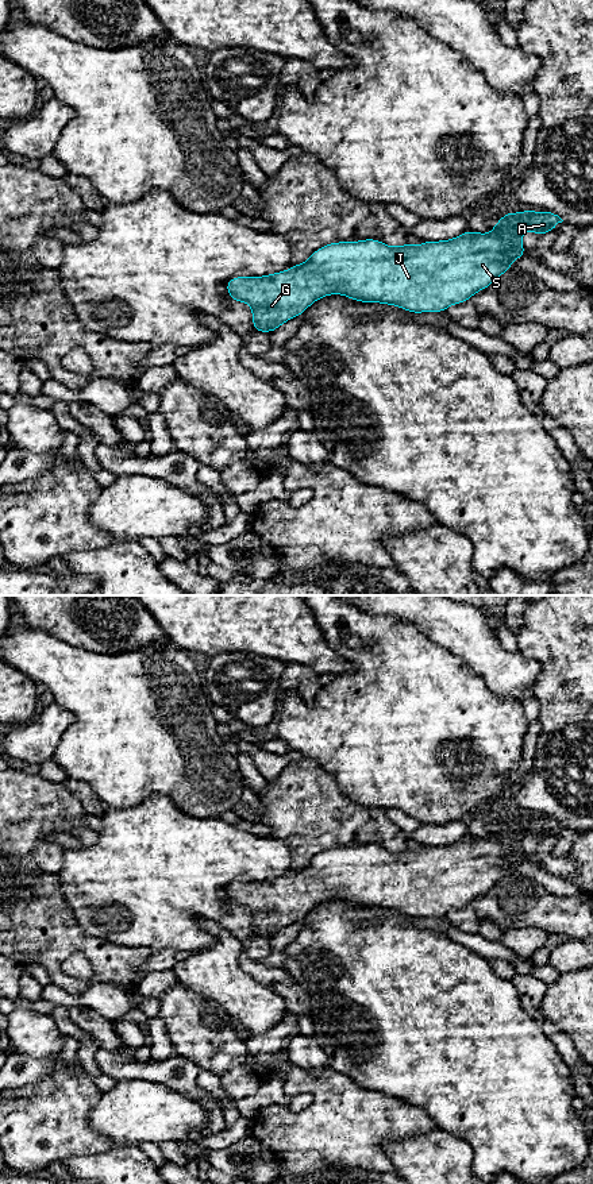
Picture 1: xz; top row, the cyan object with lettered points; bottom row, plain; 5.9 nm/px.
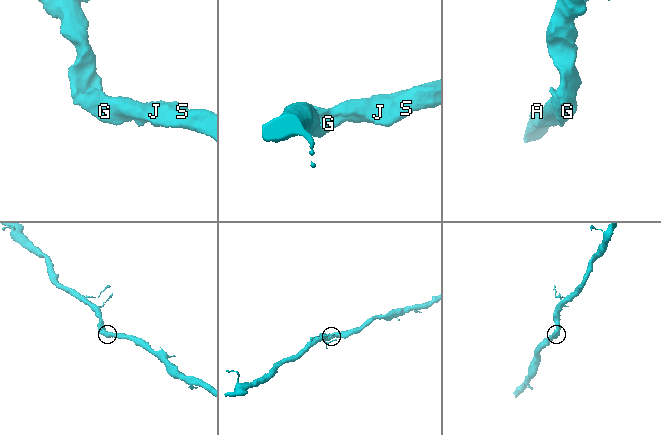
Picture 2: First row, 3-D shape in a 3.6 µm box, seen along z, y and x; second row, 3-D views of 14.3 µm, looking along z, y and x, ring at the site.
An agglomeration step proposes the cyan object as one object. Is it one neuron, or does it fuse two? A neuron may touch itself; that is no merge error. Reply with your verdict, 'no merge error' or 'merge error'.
no merge error

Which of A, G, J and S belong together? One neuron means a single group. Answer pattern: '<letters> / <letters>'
A G J S

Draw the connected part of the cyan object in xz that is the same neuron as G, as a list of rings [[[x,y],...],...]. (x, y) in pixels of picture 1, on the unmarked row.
[[[530,814],[516,818],[507,817],[497,829],[493,829],[492,838],[466,836],[455,844],[426,845],[420,851],[412,851],[408,846],[400,852],[390,852],[376,844],[330,848],[317,853],[303,869],[293,869],[285,876],[263,882],[234,882],[226,888],[226,894],[235,909],[244,906],[251,911],[253,933],[258,937],[276,936],[285,926],[304,918],[312,907],[335,898],[361,907],[396,910],[411,918],[444,917],[453,909],[470,905],[474,898],[486,894],[504,876],[511,875],[511,867],[527,859],[521,848],[521,840],[525,836],[534,836],[542,841],[548,836],[555,836],[555,830],[562,826],[554,817]]]

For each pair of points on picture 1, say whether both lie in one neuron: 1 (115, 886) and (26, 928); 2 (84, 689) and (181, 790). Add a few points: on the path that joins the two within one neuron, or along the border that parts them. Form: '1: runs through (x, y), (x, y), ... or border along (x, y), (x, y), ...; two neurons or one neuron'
1: border along (57, 878), (62, 898), (74, 921), (88, 933); two neurons
2: runs through (110, 714), (160, 764); one neuron

